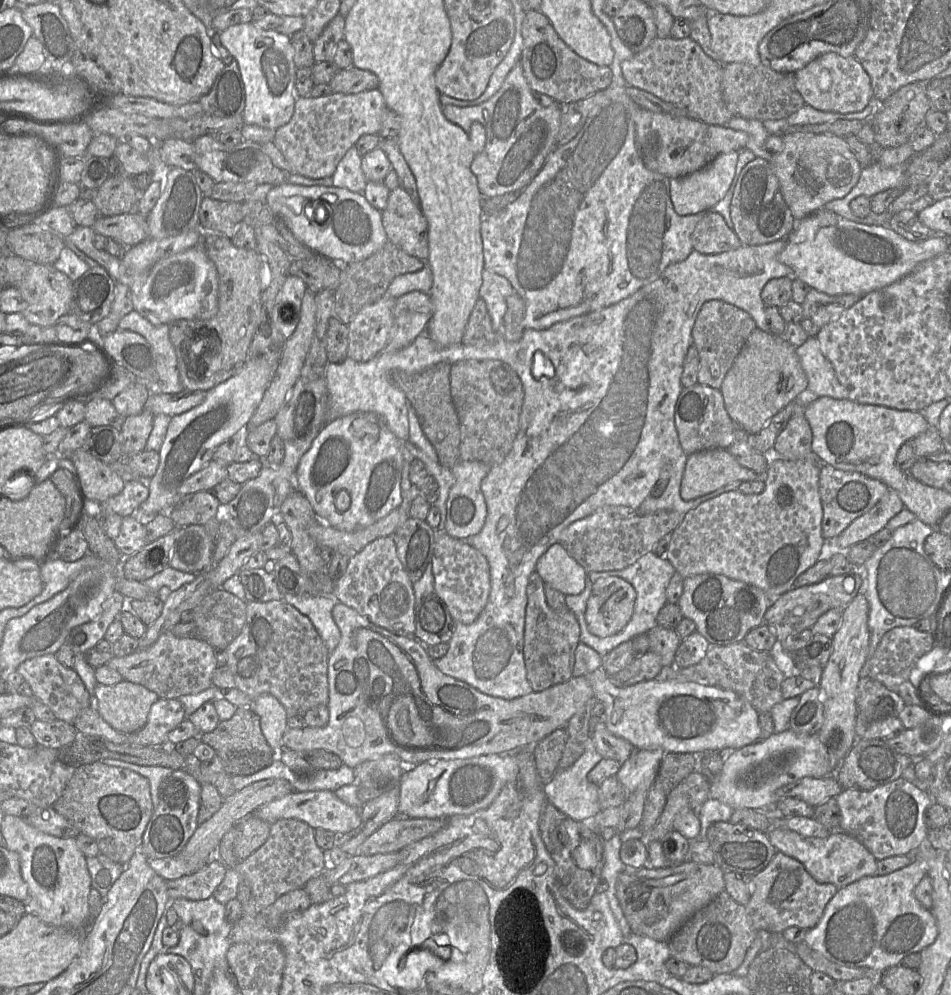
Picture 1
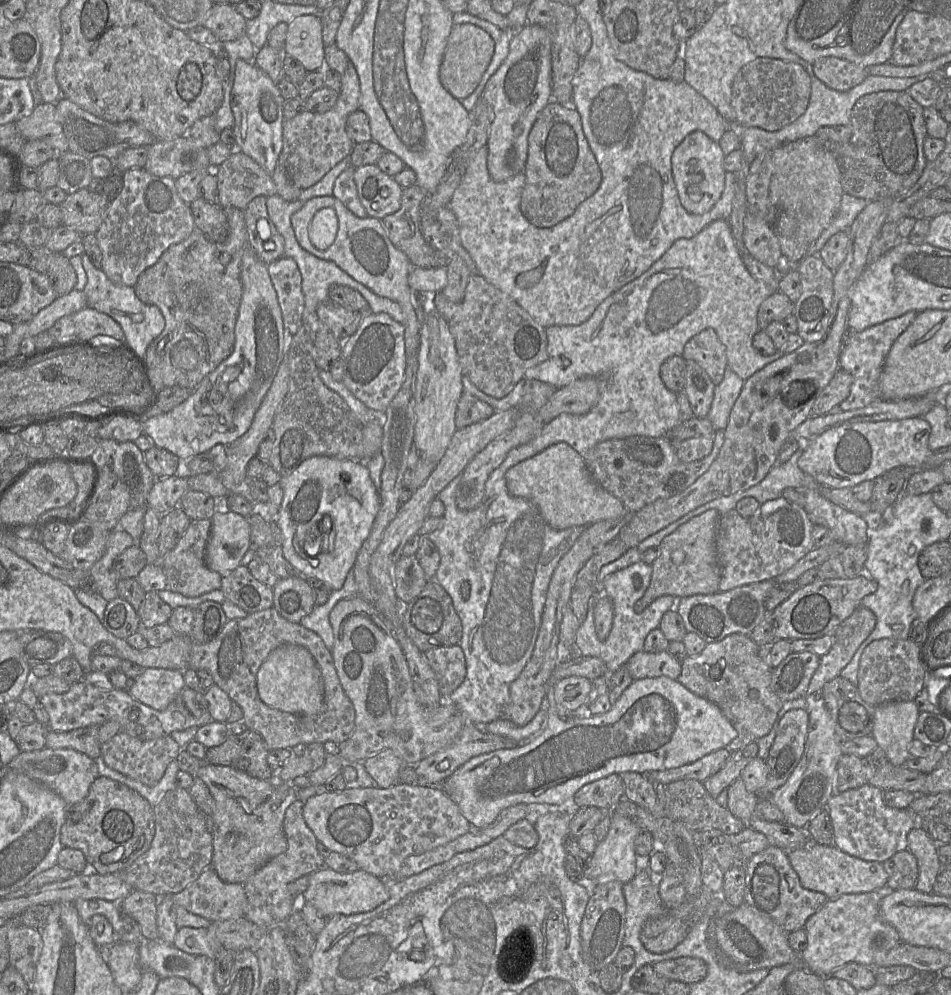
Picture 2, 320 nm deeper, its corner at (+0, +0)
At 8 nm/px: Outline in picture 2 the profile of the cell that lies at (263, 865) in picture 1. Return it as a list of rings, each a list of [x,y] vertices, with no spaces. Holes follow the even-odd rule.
[[[297,799],[285,812],[283,830],[287,839],[286,851],[272,858],[243,883],[247,898],[244,918],[262,928],[282,926],[300,900],[289,892],[288,885],[324,867],[325,858],[317,851],[318,840],[304,820],[303,806],[304,803]]]

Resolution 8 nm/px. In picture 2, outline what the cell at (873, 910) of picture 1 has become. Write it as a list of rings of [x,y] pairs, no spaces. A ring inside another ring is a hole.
[[[876,890],[867,893],[845,894],[838,898],[828,899],[825,904],[805,923],[807,947],[801,953],[803,966],[810,971],[828,977],[834,970],[850,962],[856,962],[874,968],[878,959],[884,957],[901,940],[896,929],[882,916],[880,902],[885,890]]]

